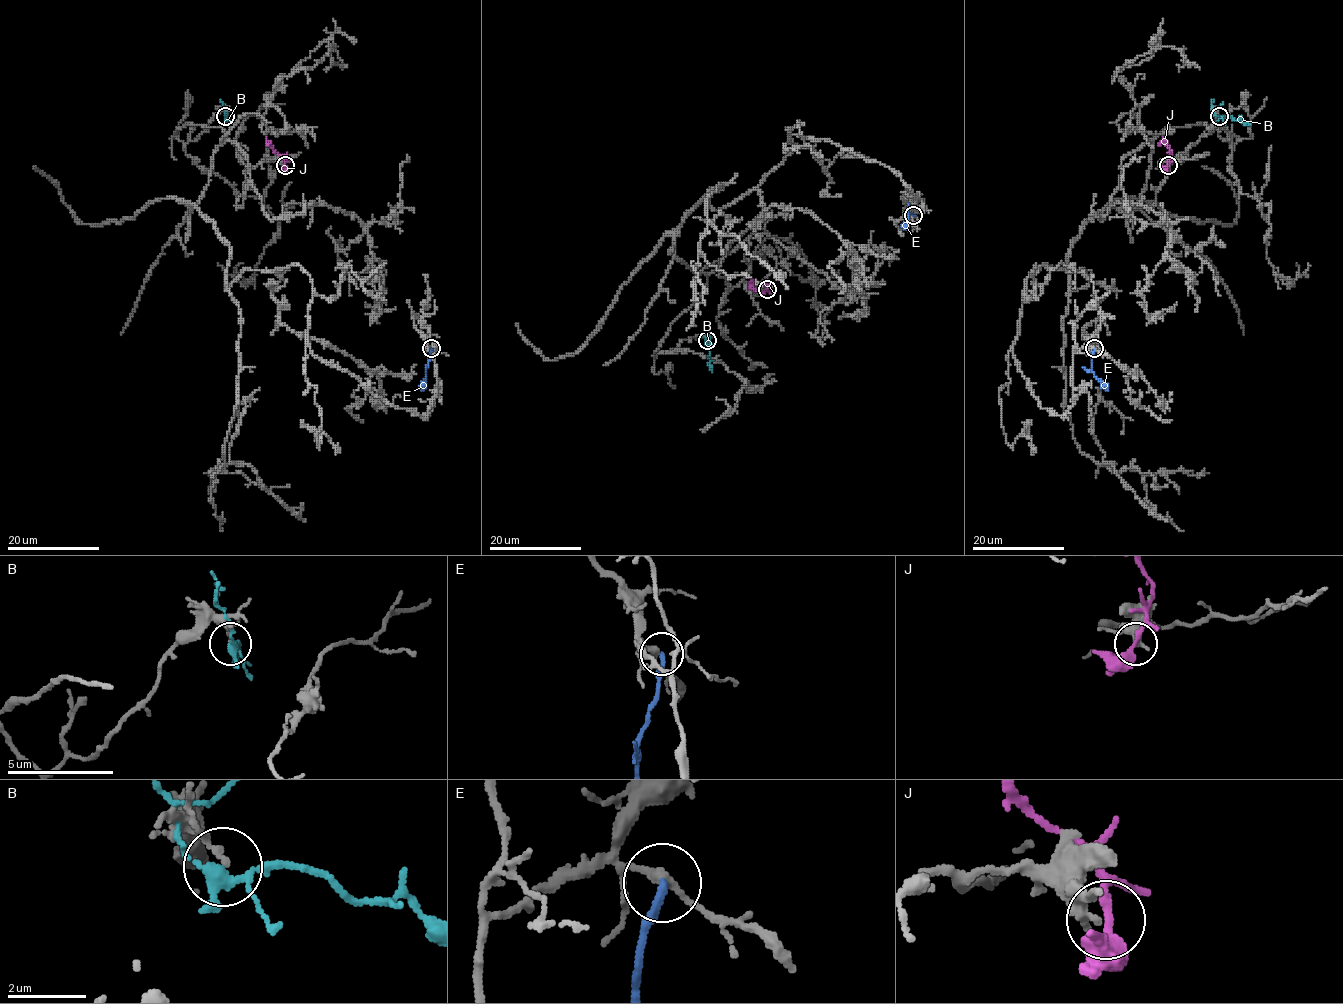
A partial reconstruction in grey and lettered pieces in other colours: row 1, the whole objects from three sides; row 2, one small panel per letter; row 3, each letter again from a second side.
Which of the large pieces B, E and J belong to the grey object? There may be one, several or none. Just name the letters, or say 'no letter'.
no letter

